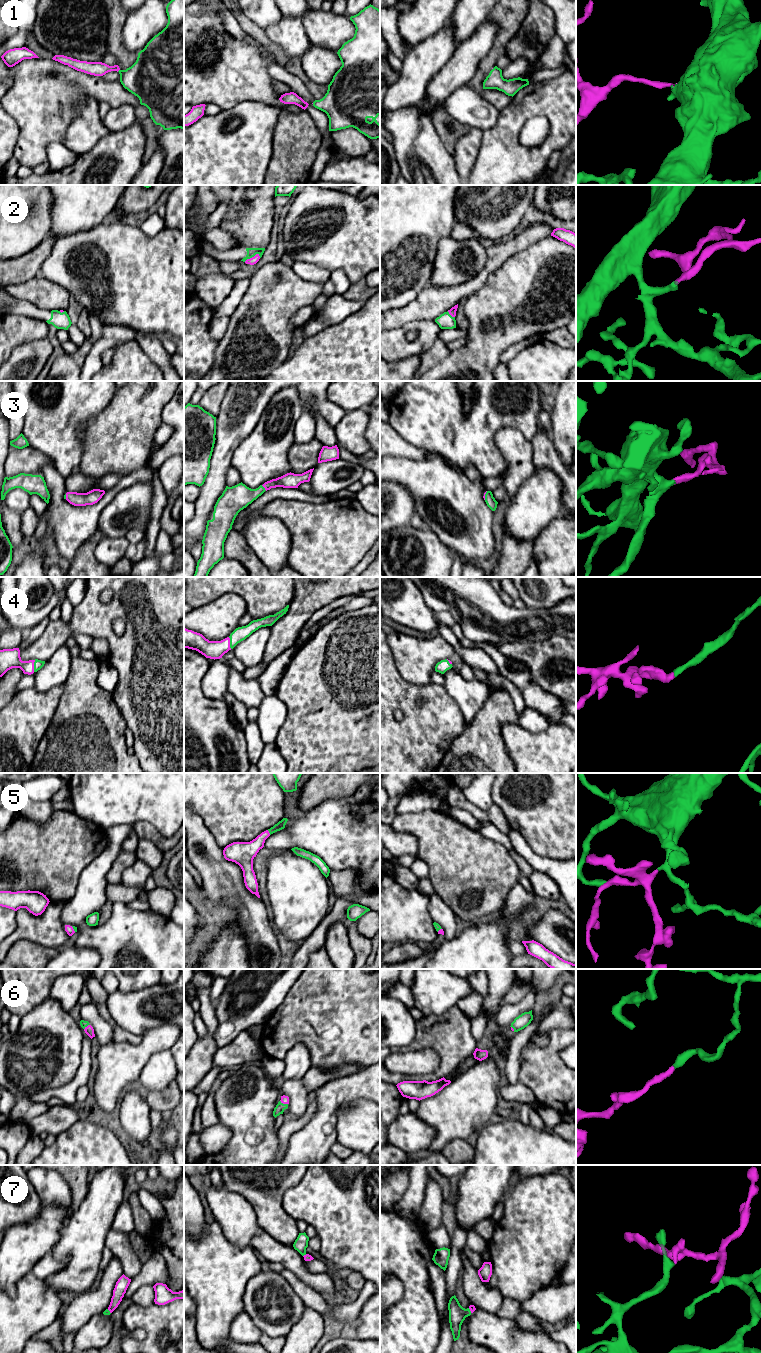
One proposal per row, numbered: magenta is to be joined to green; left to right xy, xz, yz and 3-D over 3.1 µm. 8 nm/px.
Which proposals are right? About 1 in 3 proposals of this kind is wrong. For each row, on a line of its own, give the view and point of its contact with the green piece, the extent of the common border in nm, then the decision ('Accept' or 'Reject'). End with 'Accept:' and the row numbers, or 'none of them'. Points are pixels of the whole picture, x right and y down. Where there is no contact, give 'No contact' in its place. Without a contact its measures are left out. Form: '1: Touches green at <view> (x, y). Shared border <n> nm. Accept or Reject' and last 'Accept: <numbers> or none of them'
1: No contact. Accept
2: Touches green at xz (252, 256). Shared border 140 nm. Accept
3: Touches green at xz (264, 488). Shared border 60 nm. Accept
4: Touches green at xy (34, 666). Shared border 100 nm. Accept
5: Touches green at xz (269, 832). Shared border 50 nm. Accept
6: Touches green at xz (284, 1104). Shared border 70 nm. Accept
7: Touches green at yz (469, 1310). Shared border 50 nm. Accept
Accept: 1, 2, 3, 4, 5, 6, 7

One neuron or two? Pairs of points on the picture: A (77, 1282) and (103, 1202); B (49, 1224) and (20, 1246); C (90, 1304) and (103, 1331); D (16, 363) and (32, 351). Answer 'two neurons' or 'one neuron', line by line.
A: one neuron
B: one neuron
C: two neurons
D: one neuron

